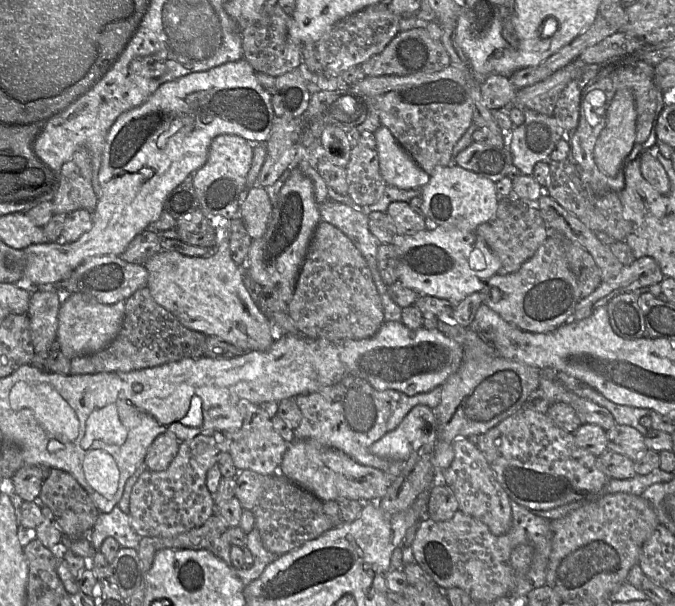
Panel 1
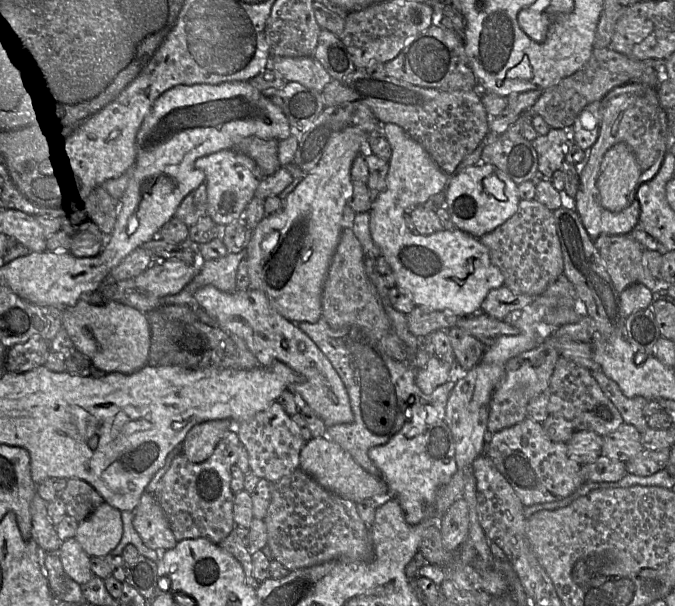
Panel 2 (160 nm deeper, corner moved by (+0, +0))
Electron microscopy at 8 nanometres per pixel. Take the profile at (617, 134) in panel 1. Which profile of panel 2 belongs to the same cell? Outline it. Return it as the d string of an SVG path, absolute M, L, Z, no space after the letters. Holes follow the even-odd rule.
M627 144L613 145L603 157L597 180L601 205L612 212L627 208L636 199L641 172Z

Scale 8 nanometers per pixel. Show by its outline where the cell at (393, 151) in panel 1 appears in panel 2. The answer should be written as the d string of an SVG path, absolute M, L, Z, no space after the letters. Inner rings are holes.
M394 124L382 125L382 133L389 142L392 155L386 187L374 199L370 210L370 232L379 246L381 255L389 263L395 278L395 286L404 291L415 304L432 310L449 311L459 317L468 317L478 313L488 292L504 285L504 276L491 261L488 249L479 239L455 228L442 229L429 235L410 231L404 221L405 214L416 206L422 206L431 196L446 189L450 175L444 173L434 162L424 147L408 135L403 128Z

